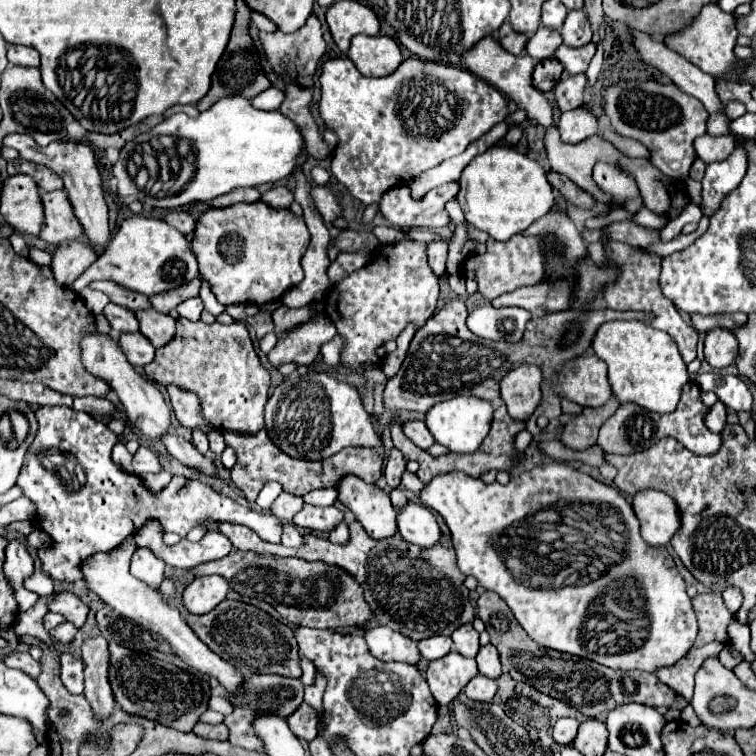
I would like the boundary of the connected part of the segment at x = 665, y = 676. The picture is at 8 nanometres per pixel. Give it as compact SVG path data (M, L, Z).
M709 643L701 649L691 649L679 663L671 665L671 667L659 667L659 671L655 671L655 675L669 685L677 695L681 695L683 699L691 699L693 697L693 677L699 671L699 667L705 663L705 659L709 659L711 655L719 655L723 649L721 643Z

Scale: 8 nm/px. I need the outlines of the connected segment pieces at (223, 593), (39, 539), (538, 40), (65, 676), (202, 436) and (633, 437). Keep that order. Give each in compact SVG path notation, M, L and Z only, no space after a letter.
M221 575L195 577L183 591L183 605L193 615L213 611L229 593L227 581Z
M33 531L27 535L27 545L33 547L33 549L39 549L39 547L45 547L49 543L49 535L43 533L43 531Z
M541 27L537 29L537 33L527 41L527 53L535 59L535 61L543 61L543 59L551 59L555 55L555 51L561 45L561 35L555 29L547 29Z
M71 653L61 655L61 681L69 693L83 693L83 661L73 657Z
M193 429L192 431L192 443L202 454L205 454L209 449L209 441L207 439L206 433L200 429Z
M691 381L691 383L687 383L683 387L679 405L677 405L677 409L673 413L659 415L655 411L643 411L641 407L635 407L635 403L619 405L615 415L611 415L603 423L603 427L599 431L597 445L605 453L633 455L633 453L645 451L647 447L653 447L663 437L673 437L681 445L685 445L689 451L693 451L695 455L715 455L715 451L719 451L719 447L721 447L721 435L709 431L709 427L705 425L707 413L709 413L709 407L701 401L701 389L699 389L697 383Z

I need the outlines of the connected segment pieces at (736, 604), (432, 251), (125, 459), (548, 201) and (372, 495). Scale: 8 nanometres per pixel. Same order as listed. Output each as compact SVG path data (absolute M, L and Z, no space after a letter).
M727 587L723 593L723 601L725 601L725 605L727 605L727 609L729 611L737 611L739 607L741 607L741 601L743 601L743 595L739 593L739 587Z
M431 241L427 243L427 259L435 275L443 275L445 261L447 261L447 243L445 241Z
M119 441L115 447L113 447L113 461L121 467L121 469L125 469L125 471L131 471L131 453L125 449L125 445Z
M499 145L471 159L461 173L461 191L457 193L467 223L489 233L497 241L507 241L515 233L525 231L535 219L543 217L555 205L553 187L545 177L545 169L513 147Z
M345 475L345 479L341 479L339 487L335 489L339 493L339 501L355 513L357 521L371 539L391 537L397 531L397 511L383 489L365 483L363 479L355 479L355 475Z

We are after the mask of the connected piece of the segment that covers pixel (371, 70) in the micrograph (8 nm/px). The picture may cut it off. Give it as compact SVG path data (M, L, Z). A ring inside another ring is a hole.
M355 35L347 55L365 77L391 75L403 63L399 45L385 35Z

